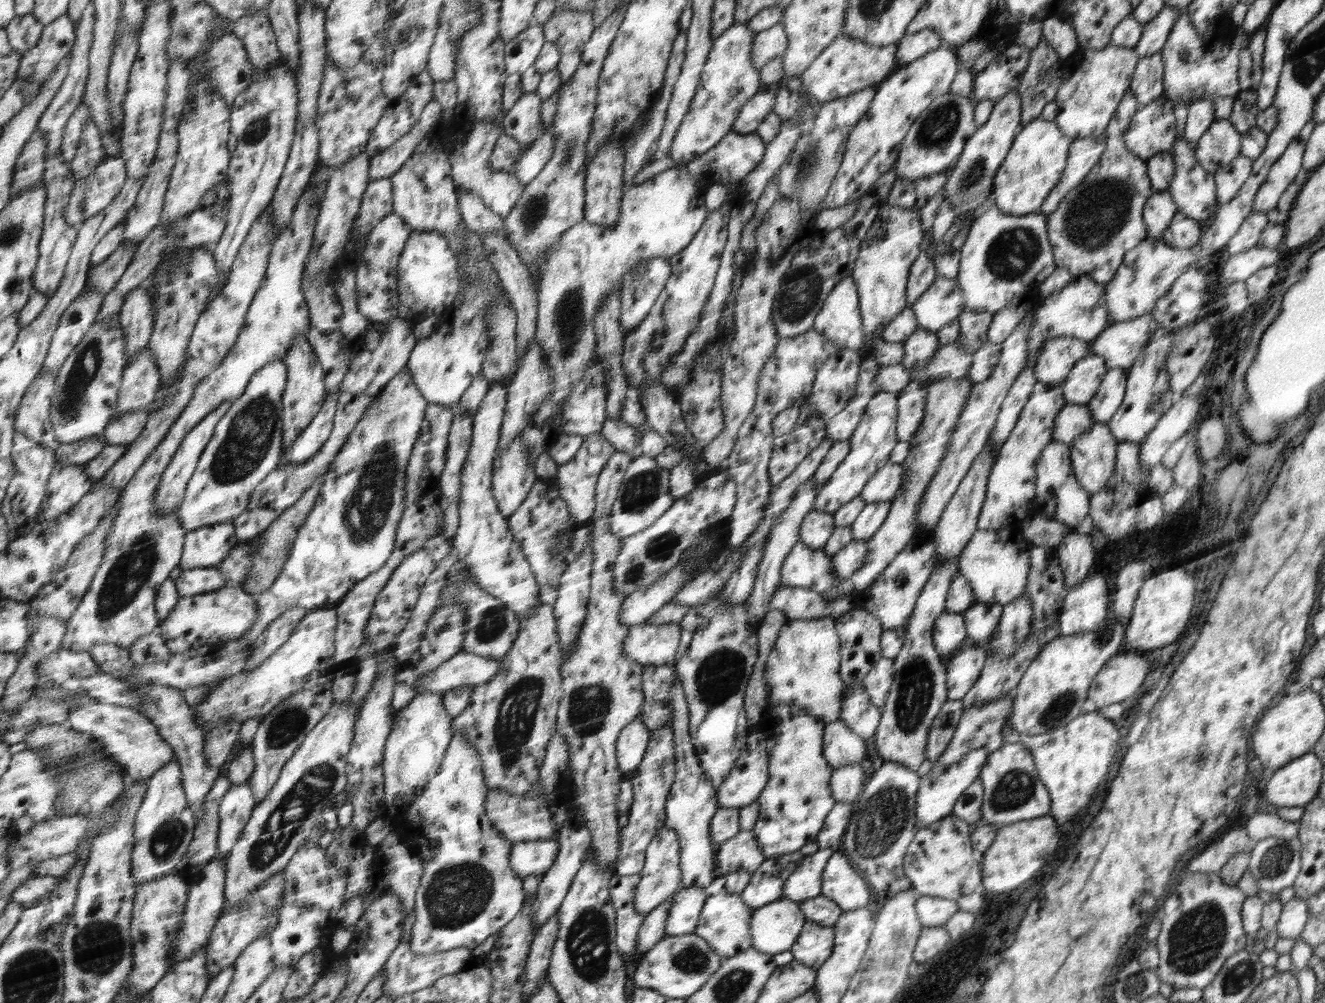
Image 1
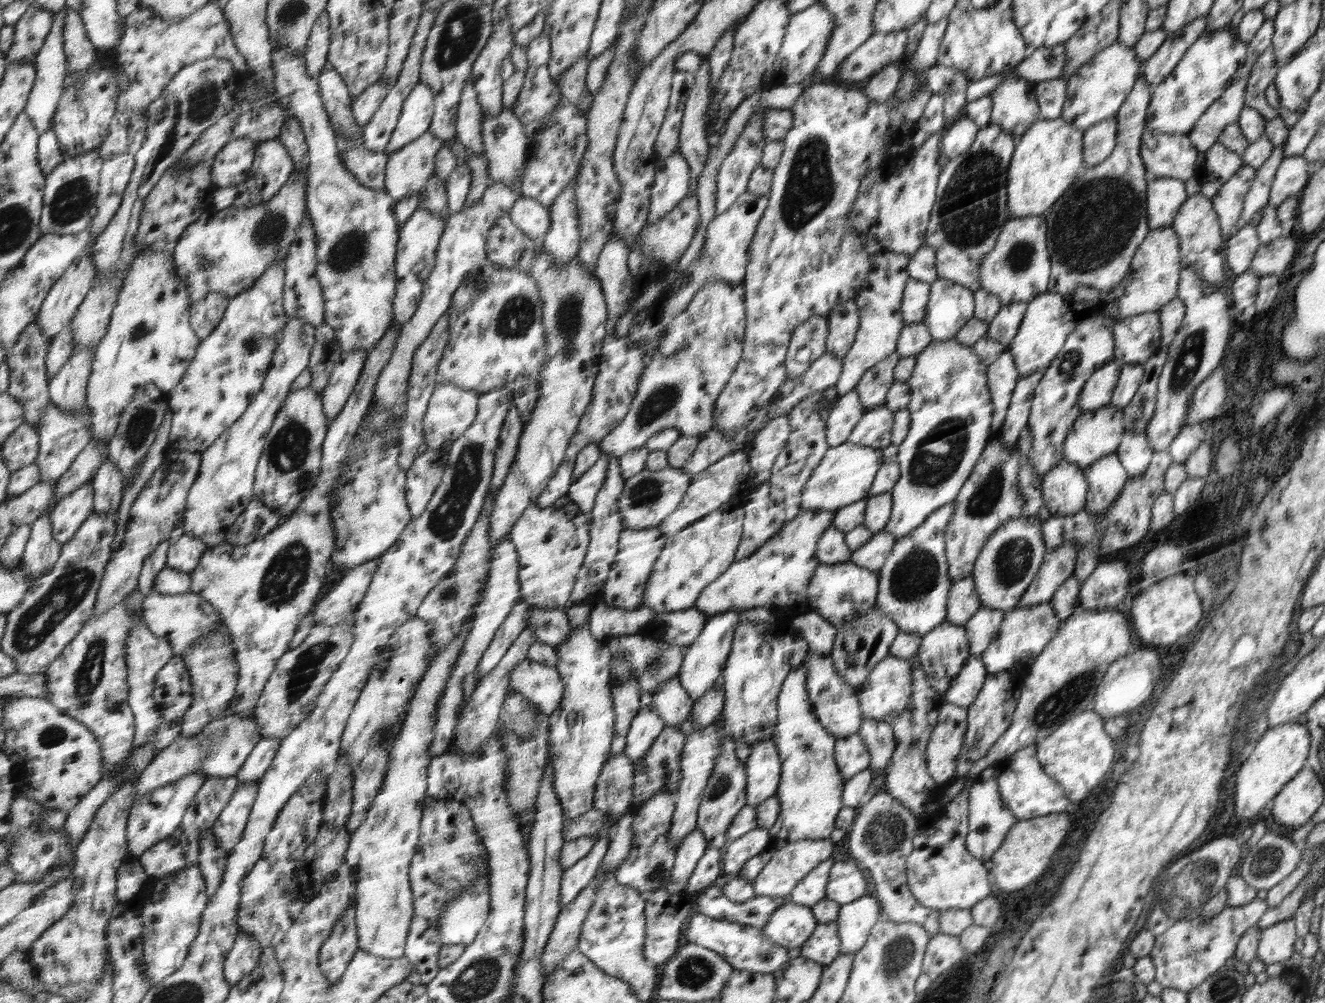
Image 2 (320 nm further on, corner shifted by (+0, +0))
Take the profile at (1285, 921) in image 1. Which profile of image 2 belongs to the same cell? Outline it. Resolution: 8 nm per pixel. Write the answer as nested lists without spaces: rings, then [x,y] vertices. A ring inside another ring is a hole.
[[[1293,918],[1282,920],[1261,931],[1256,958],[1265,966],[1284,962],[1294,954],[1294,943],[1298,940]]]

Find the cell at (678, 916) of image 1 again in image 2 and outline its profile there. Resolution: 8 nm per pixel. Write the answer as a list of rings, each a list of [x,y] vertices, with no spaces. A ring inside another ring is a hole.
[[[698,912],[684,924],[683,932],[685,942],[706,946],[710,950],[716,951],[738,970],[774,974],[788,960],[789,950],[766,938],[762,930],[754,926],[724,919],[714,919]]]

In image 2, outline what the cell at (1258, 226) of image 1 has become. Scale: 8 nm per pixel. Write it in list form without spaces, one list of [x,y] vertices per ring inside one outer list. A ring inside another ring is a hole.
[[[1248,223],[1237,229],[1237,232],[1225,239],[1224,242],[1225,260],[1228,268],[1236,275],[1248,271],[1260,245],[1256,226]]]

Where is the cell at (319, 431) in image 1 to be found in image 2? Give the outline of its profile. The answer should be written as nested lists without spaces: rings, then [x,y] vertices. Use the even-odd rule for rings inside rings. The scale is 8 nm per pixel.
[[[365,349],[355,352],[342,352],[342,360],[335,366],[327,388],[323,390],[323,411],[327,415],[328,425],[337,417],[350,393],[359,381],[361,370],[365,364]]]

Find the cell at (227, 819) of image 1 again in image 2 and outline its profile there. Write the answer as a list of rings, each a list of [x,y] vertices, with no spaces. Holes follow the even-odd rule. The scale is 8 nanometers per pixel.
[[[262,738],[247,756],[239,774],[235,776],[238,782],[258,784],[266,776],[265,773],[272,765],[279,746],[278,739]]]

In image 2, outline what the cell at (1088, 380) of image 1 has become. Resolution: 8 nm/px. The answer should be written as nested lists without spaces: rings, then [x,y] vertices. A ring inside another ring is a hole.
[[[1113,359],[1096,370],[1080,393],[1079,405],[1083,411],[1094,411],[1110,404],[1122,367]]]

